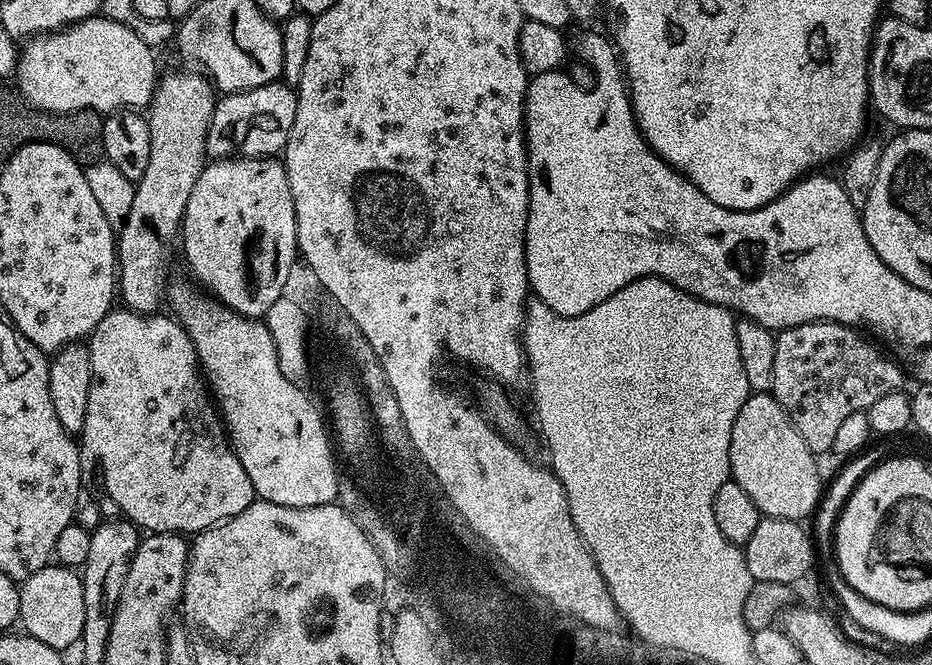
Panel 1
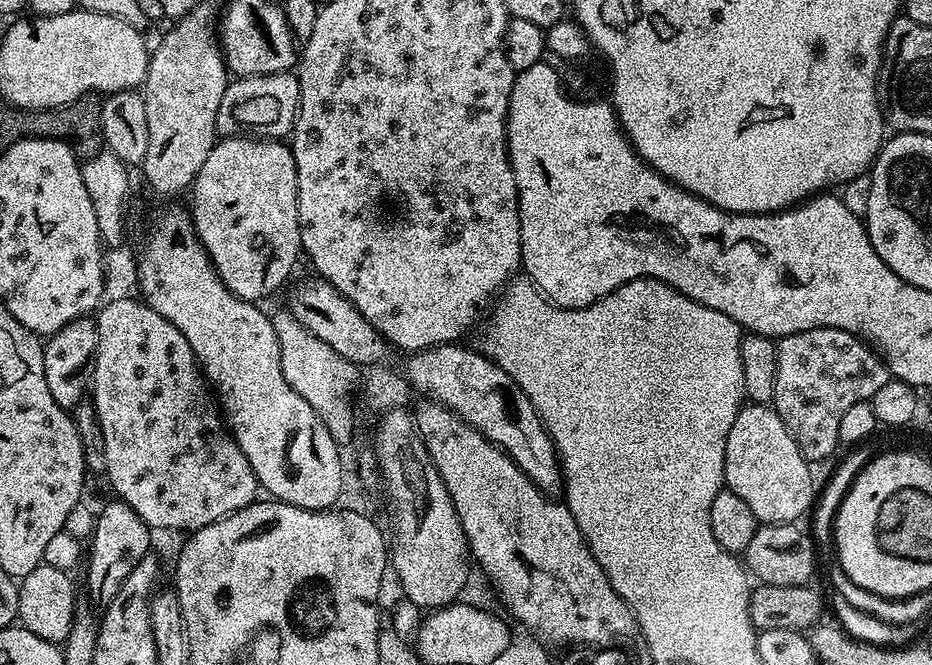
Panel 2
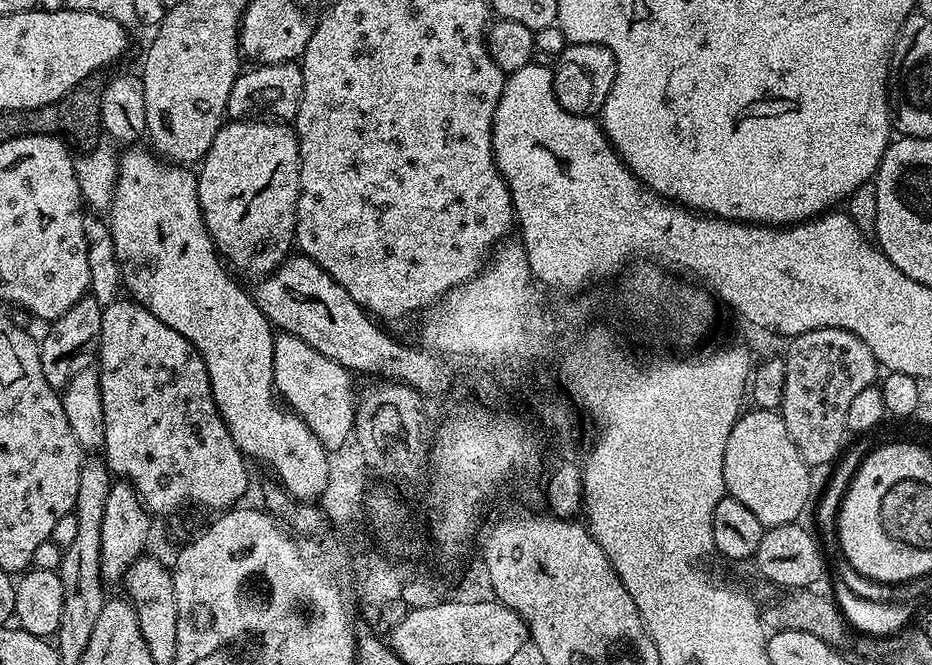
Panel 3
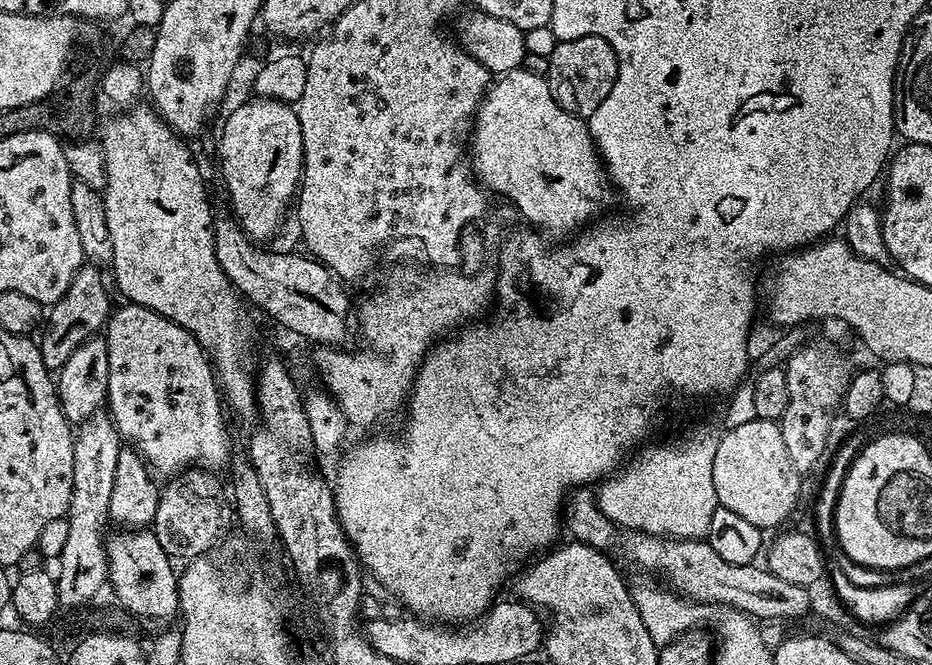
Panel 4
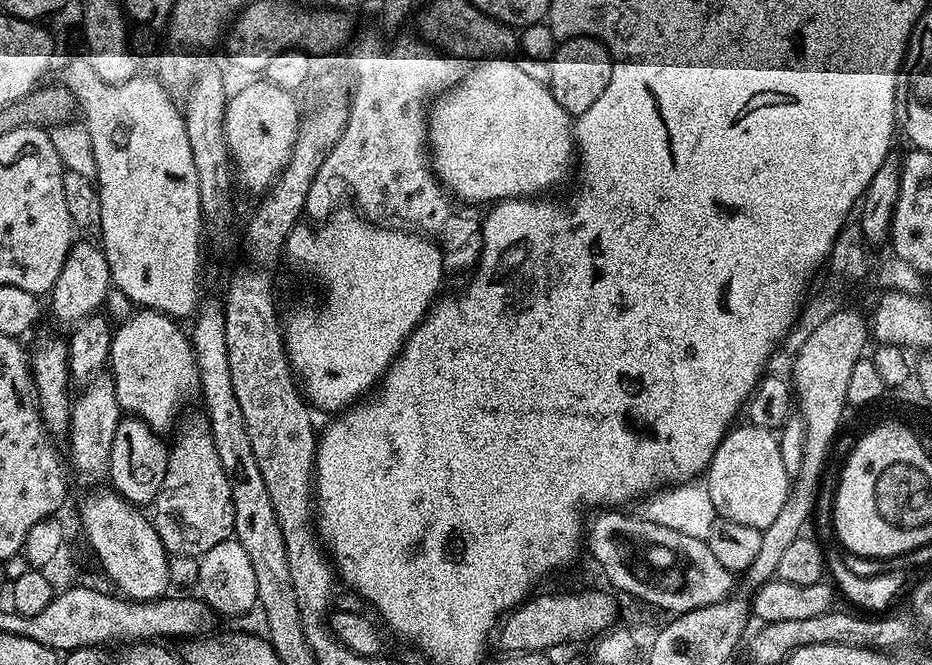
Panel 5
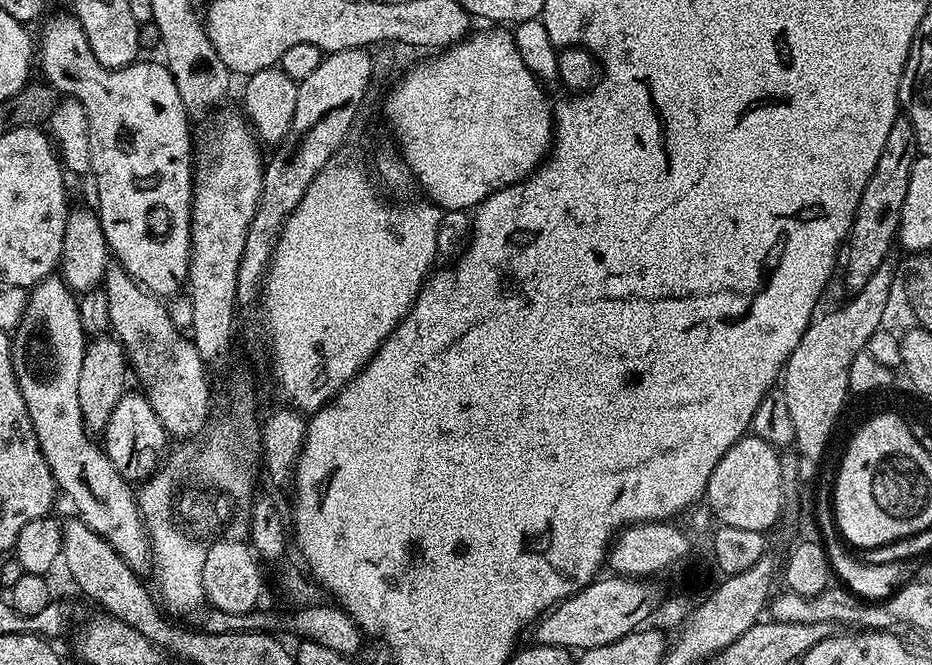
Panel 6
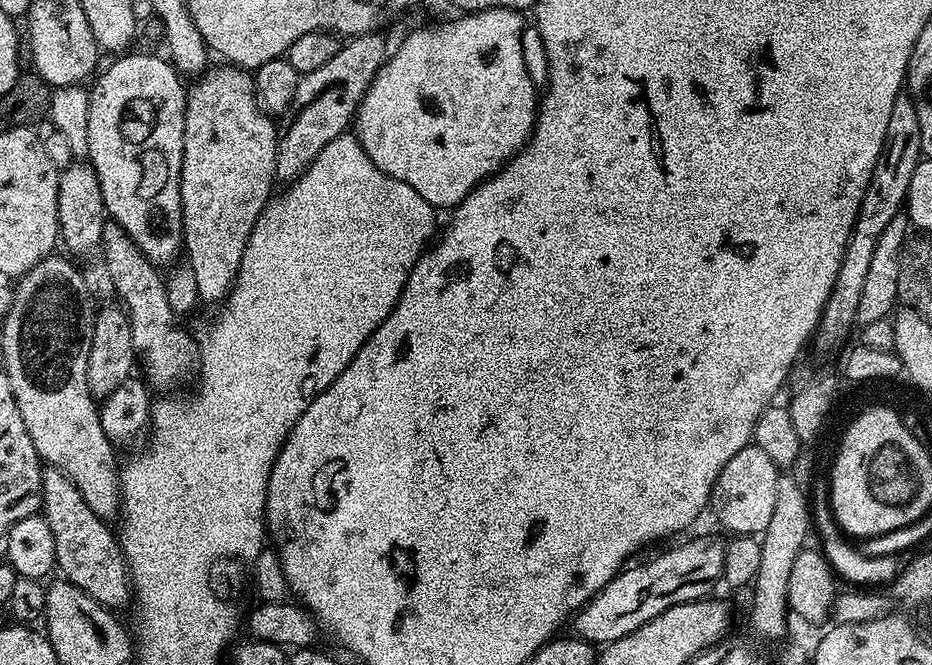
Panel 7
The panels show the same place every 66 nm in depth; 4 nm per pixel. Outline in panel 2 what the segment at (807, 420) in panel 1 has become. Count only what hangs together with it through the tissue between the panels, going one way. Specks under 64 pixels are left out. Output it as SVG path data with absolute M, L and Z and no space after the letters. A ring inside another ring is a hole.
M837 328L802 330L798 334L779 337L771 407L775 408L776 413L782 418L786 430L790 430L805 460L824 460L840 444L838 422L842 422L842 414L846 414L846 410L850 410L850 406L858 402L871 401L872 396L878 394L882 386L886 386L889 378L888 365L860 337Z

